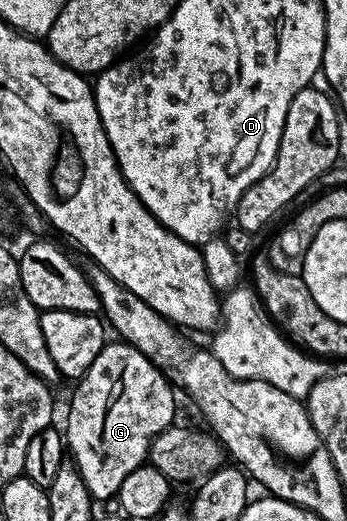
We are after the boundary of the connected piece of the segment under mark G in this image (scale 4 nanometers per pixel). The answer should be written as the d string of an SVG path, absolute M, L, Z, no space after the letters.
M104 343L93 366L74 385L65 427L66 451L95 502L118 496L121 482L148 459L157 434L176 423L176 389L163 369L132 344L111 343Z

